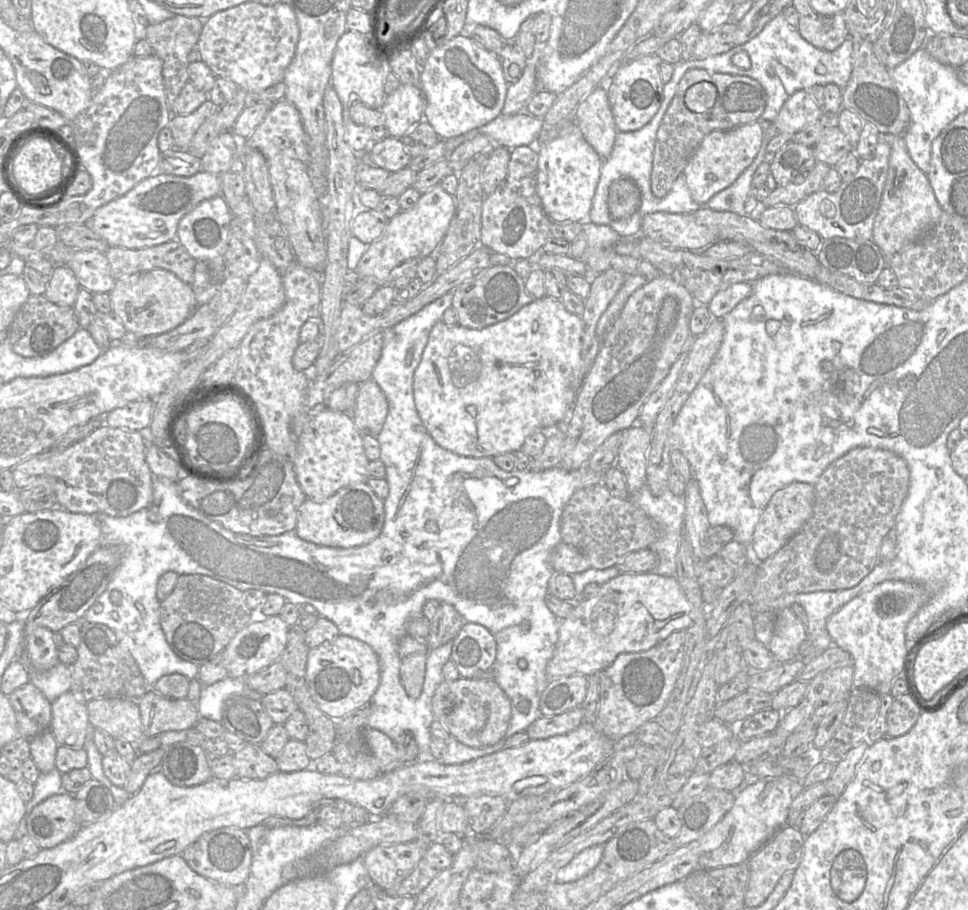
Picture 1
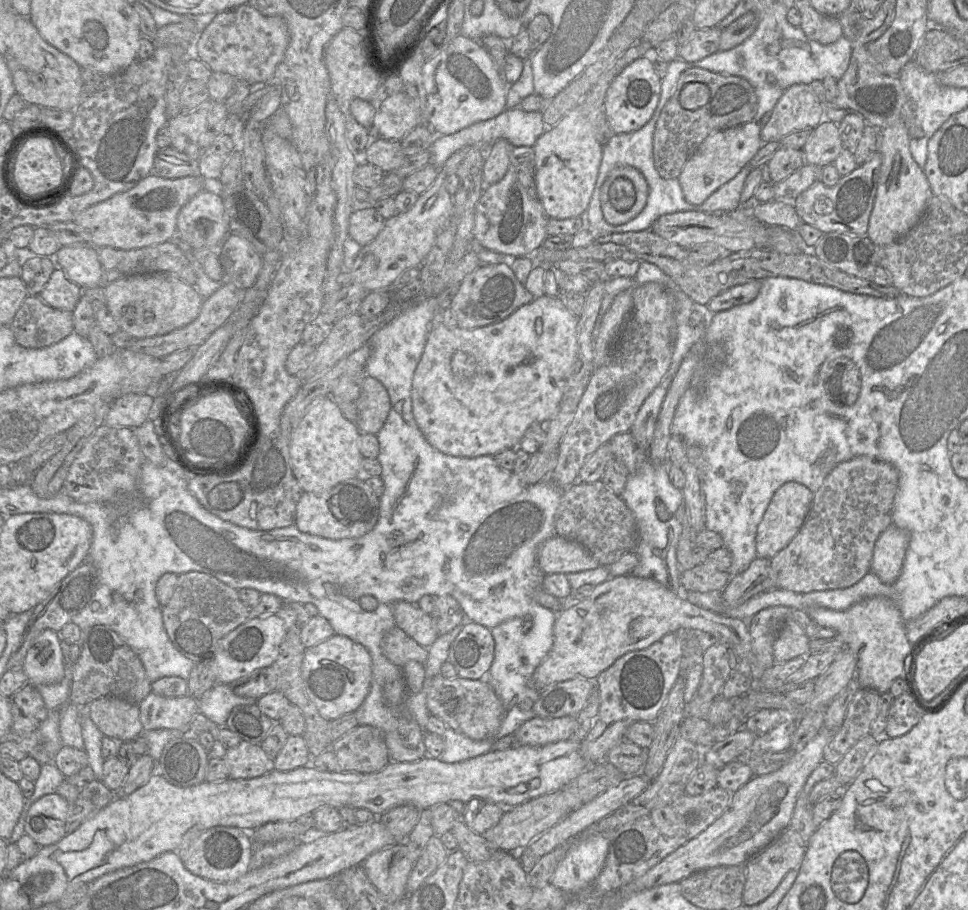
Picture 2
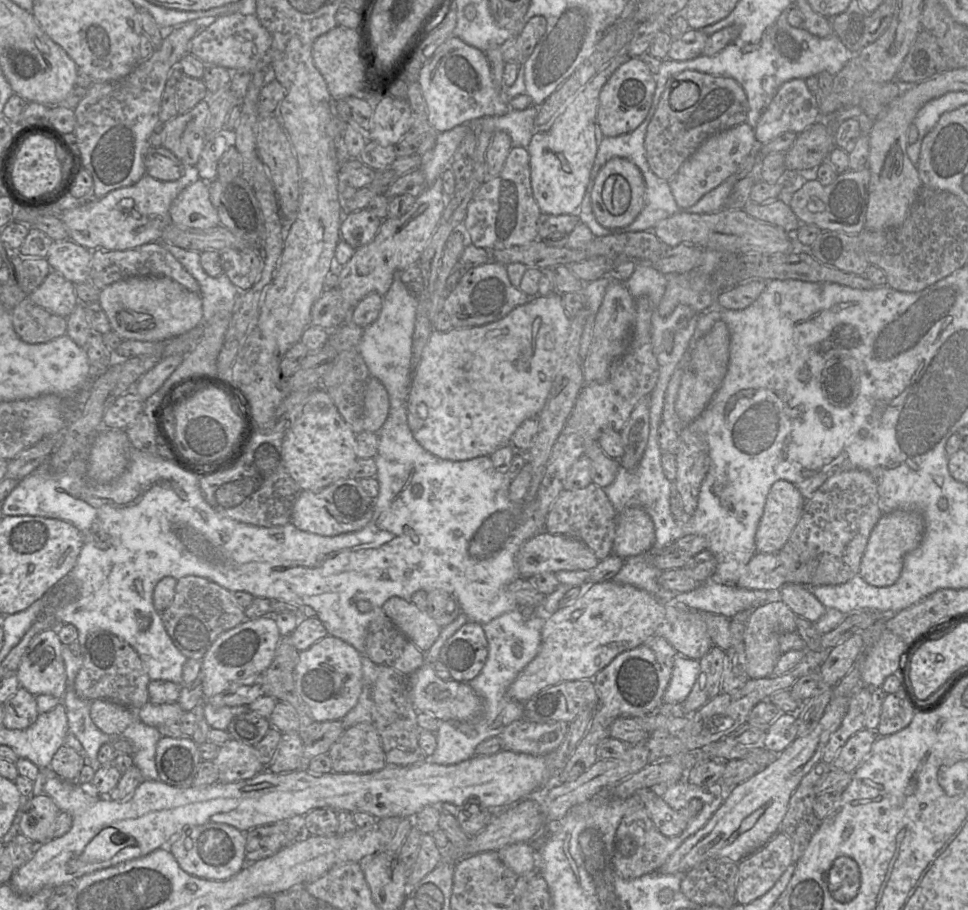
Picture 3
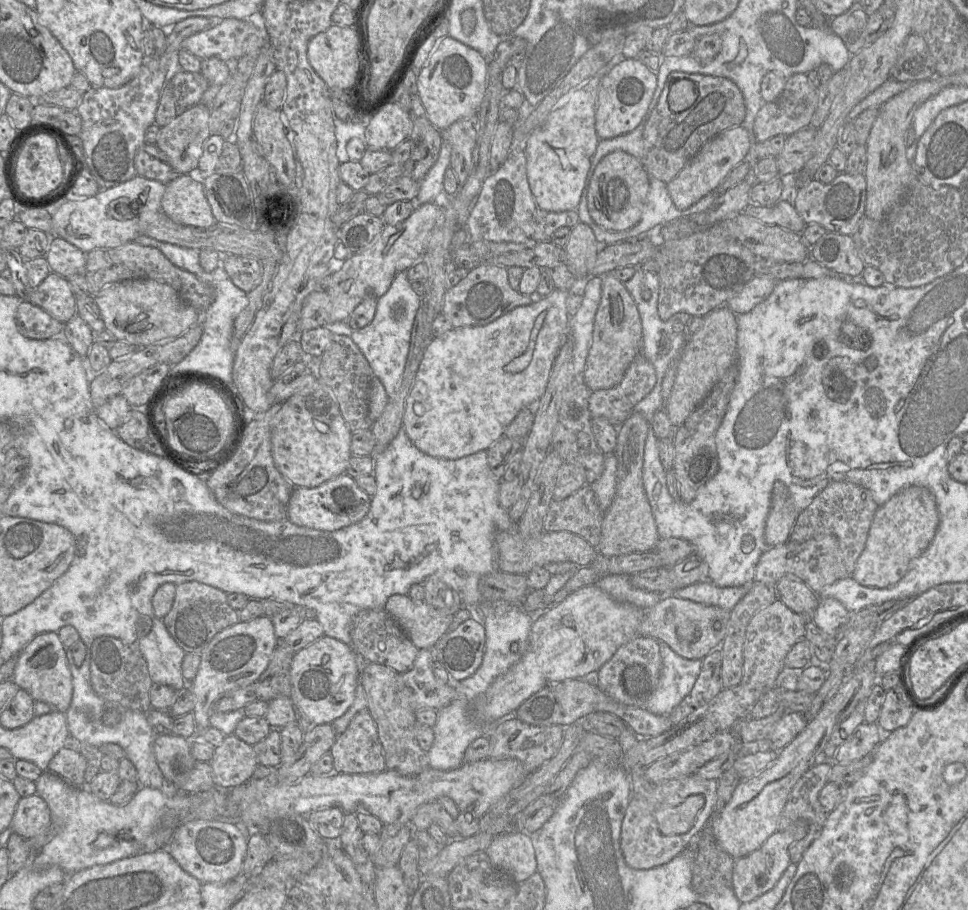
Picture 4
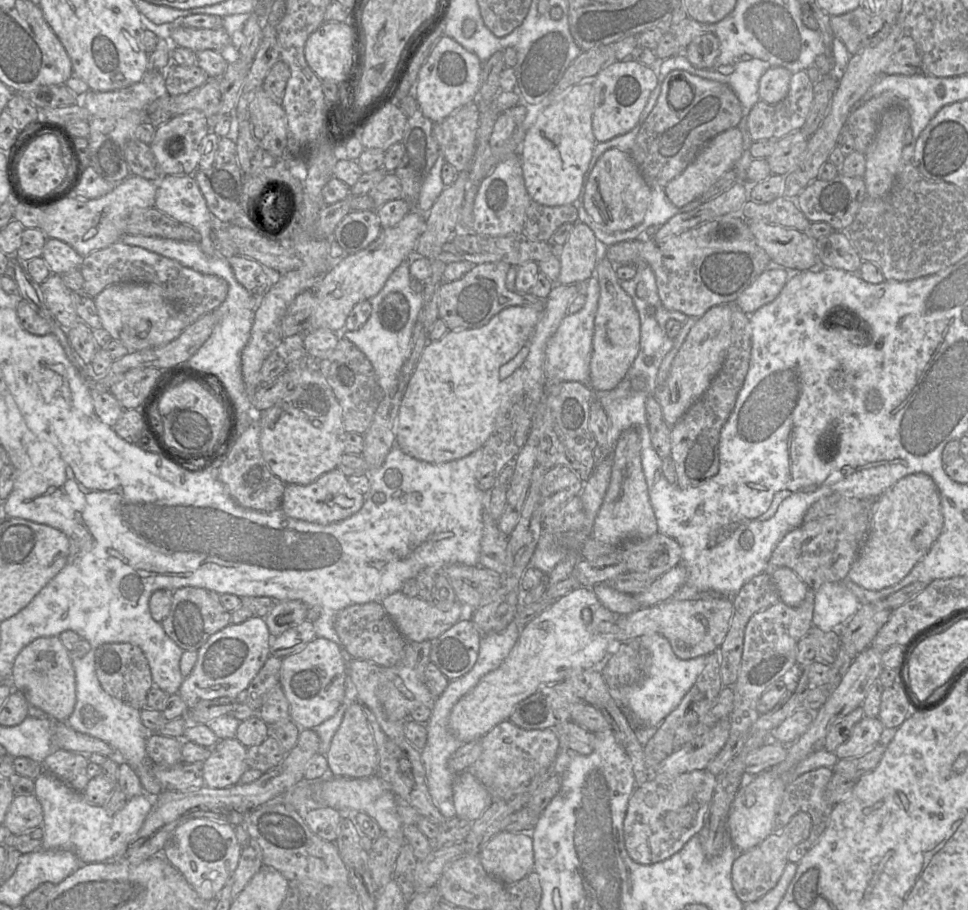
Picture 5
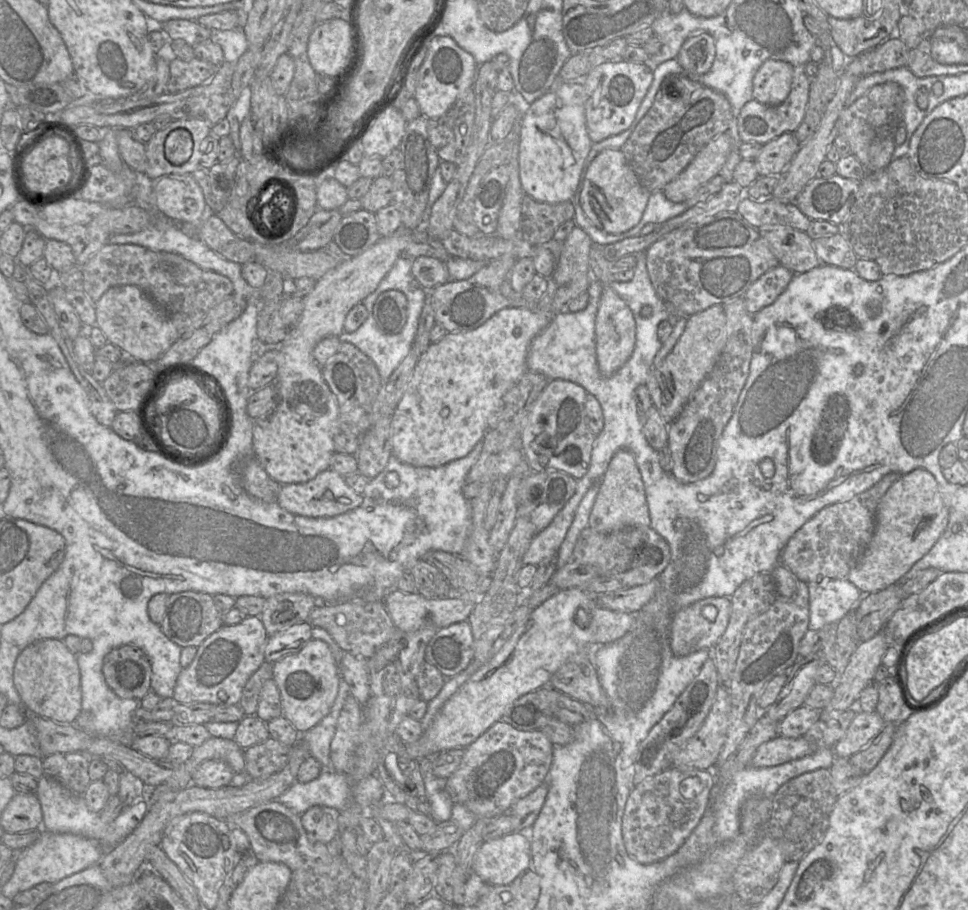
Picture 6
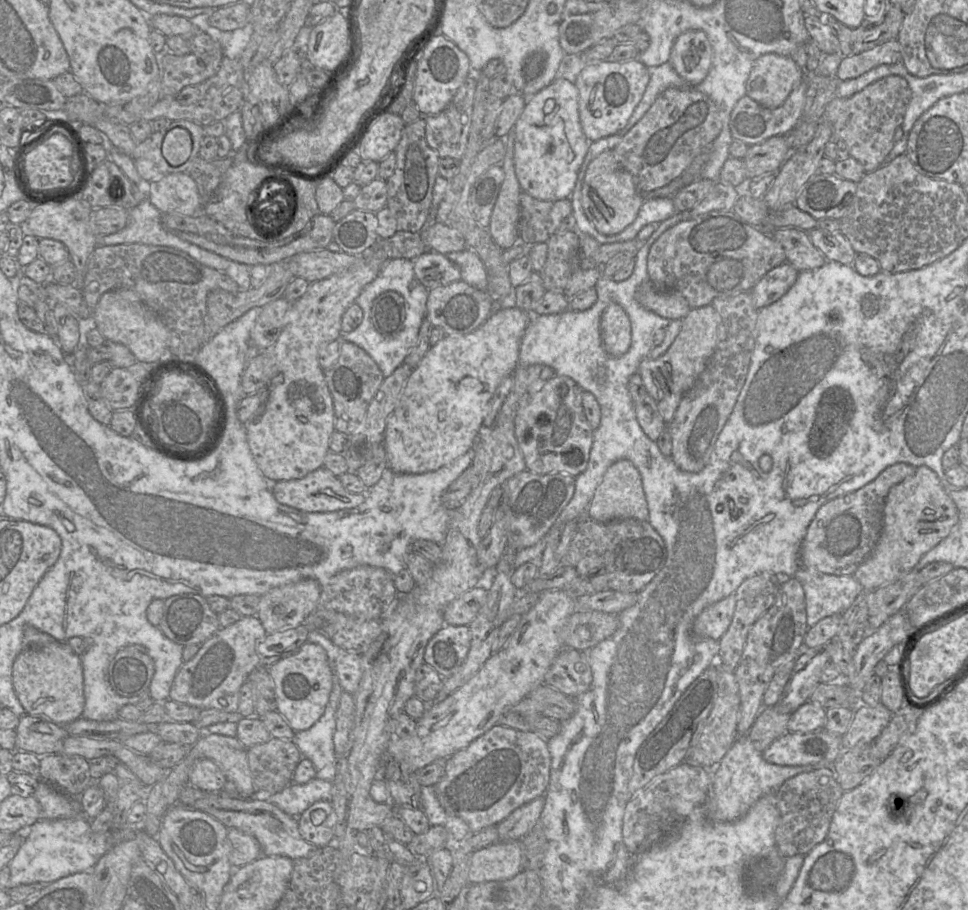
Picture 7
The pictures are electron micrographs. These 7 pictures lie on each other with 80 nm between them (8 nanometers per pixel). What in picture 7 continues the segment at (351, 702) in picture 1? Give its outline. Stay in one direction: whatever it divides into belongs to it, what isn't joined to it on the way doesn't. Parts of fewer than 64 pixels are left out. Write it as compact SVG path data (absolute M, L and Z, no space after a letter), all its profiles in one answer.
M306 642L296 653L279 660L268 669L275 683L277 711L295 732L312 727L323 715L333 687L331 668L324 648Z

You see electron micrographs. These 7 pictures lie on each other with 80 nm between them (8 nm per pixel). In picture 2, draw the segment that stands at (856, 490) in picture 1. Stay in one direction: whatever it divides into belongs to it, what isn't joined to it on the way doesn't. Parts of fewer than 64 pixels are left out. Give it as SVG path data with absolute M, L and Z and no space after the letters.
M857 456L834 467L814 493L809 513L799 532L770 560L775 574L775 588L809 593L848 588L860 581L871 571L877 539L888 527L894 525L892 514L898 482L899 472L894 465L870 456Z

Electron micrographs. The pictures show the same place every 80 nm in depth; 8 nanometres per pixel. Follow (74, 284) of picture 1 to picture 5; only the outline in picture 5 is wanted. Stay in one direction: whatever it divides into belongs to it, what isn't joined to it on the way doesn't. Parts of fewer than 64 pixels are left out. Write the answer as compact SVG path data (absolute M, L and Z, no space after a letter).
M50 274L40 285L48 309L57 319L60 326L70 329L81 321L75 311L71 292L64 285L62 275Z

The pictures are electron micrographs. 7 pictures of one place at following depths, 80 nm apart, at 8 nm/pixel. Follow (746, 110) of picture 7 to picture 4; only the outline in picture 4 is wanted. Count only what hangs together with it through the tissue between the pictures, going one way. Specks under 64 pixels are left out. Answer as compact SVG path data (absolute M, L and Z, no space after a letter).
M797 73L786 80L782 93L771 102L764 102L754 121L757 142L766 141L777 135L790 135L810 126L818 102L817 89L810 83L805 73Z

